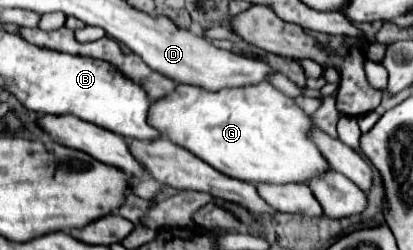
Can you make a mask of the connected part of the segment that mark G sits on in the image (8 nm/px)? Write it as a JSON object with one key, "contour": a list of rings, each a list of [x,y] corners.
{"contour":[[[270,83],[216,93],[194,85],[178,85],[174,95],[154,101],[150,121],[166,139],[194,151],[194,155],[214,169],[240,181],[306,185],[330,171],[326,157],[312,141],[312,129],[316,129],[314,119]]]}

